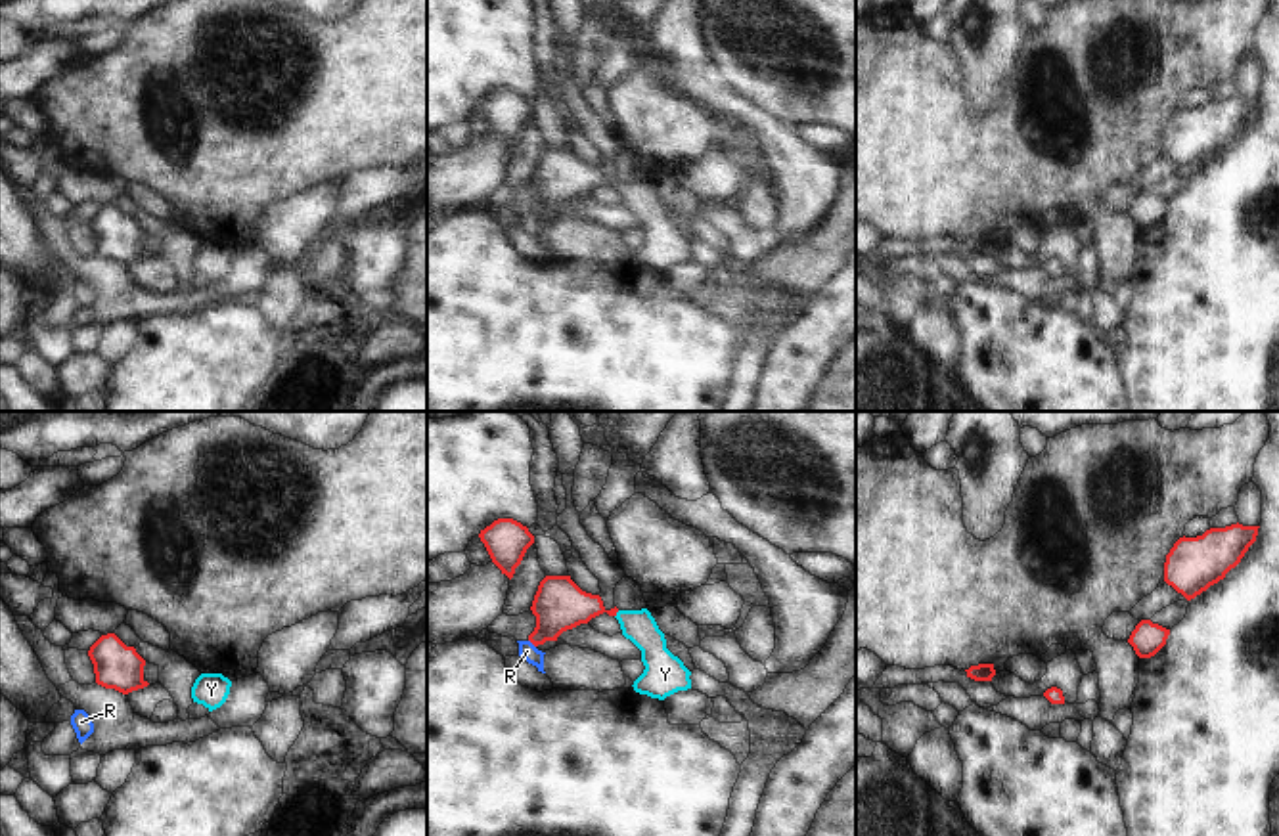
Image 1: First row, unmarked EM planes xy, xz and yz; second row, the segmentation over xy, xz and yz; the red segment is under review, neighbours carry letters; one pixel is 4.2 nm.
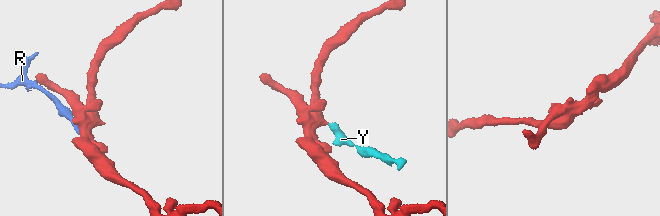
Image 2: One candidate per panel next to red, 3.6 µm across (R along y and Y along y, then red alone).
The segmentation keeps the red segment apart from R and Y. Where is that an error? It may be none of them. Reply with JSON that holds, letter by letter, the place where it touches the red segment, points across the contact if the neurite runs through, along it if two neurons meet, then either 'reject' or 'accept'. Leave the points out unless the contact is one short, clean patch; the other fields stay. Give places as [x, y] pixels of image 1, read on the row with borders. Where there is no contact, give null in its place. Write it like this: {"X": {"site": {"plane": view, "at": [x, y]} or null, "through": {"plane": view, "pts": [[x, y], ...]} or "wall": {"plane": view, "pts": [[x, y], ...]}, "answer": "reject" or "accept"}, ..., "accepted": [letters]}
{"R": {"site": {"plane": "xz", "at": [531, 641]}, "wall": {"plane": "xz", "pts": [[529, 639], [535, 647]]}, "answer": "reject"}, "Y": {"site": {"plane": "xz", "at": [615, 615]}, "through": {"plane": "xz", "pts": [[560, 605], [596, 607], [615, 615], [638, 626]]}, "answer": "accept"}, "accepted": ["Y"]}

